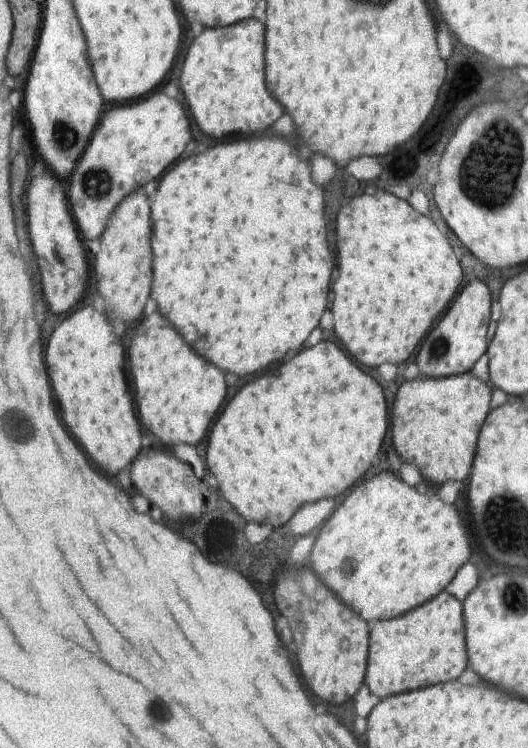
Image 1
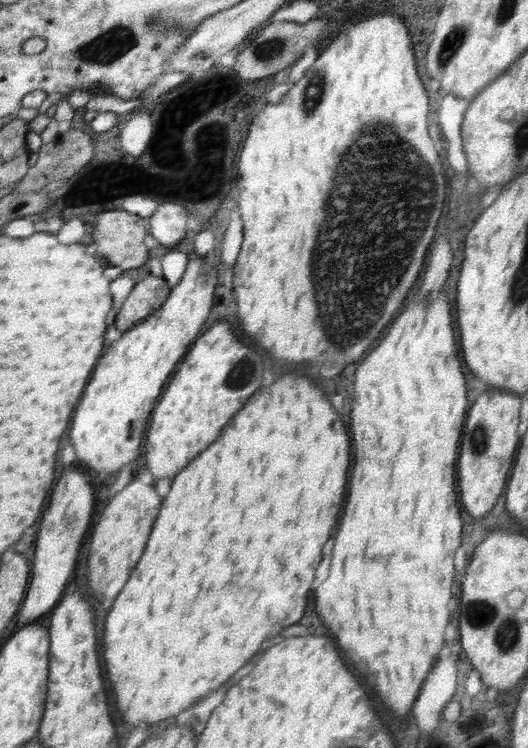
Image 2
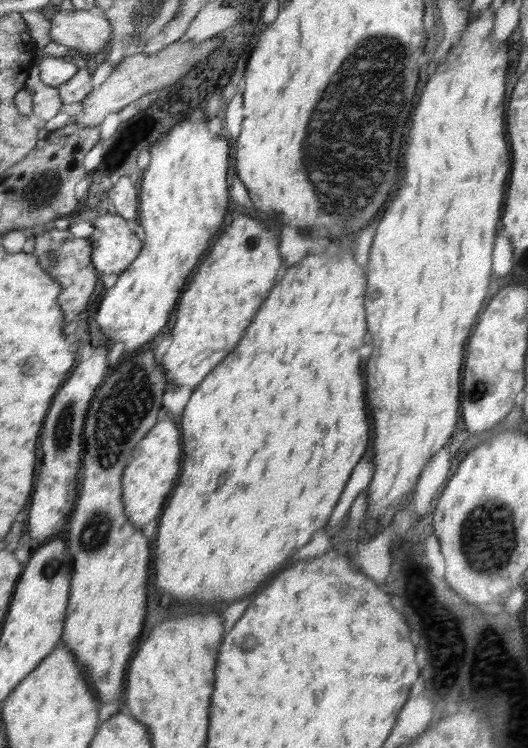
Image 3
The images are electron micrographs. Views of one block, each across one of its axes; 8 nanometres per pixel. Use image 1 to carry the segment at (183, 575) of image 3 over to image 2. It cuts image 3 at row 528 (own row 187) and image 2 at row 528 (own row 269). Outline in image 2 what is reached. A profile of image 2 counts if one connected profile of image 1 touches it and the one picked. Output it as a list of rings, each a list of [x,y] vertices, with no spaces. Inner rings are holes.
[[[288,372],[278,380],[274,380],[270,386],[256,390],[254,396],[250,396],[250,400],[246,402],[246,406],[228,422],[228,426],[224,426],[220,438],[212,446],[208,446],[200,456],[196,456],[184,470],[180,470],[180,474],[172,480],[168,496],[162,501],[148,546],[140,562],[132,570],[130,580],[116,596],[116,602],[112,602],[112,610],[108,612],[104,622],[104,658],[108,680],[112,682],[116,708],[122,714],[122,722],[126,726],[136,726],[142,720],[154,724],[180,714],[190,706],[192,700],[218,688],[236,670],[240,670],[260,650],[260,644],[264,640],[274,638],[280,630],[292,626],[302,618],[306,608],[306,596],[312,588],[314,572],[322,558],[322,546],[330,538],[330,530],[334,528],[338,512],[344,504],[348,468],[350,468],[350,436],[346,432],[342,416],[332,408],[332,404],[318,388],[314,378]]]

